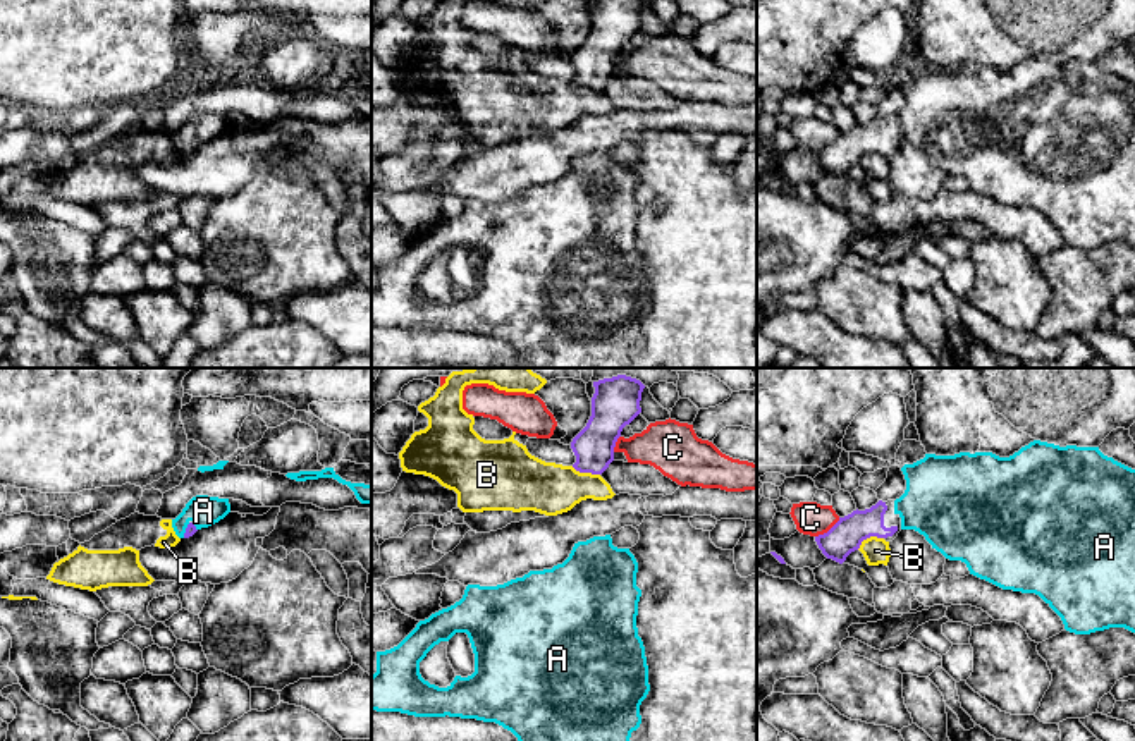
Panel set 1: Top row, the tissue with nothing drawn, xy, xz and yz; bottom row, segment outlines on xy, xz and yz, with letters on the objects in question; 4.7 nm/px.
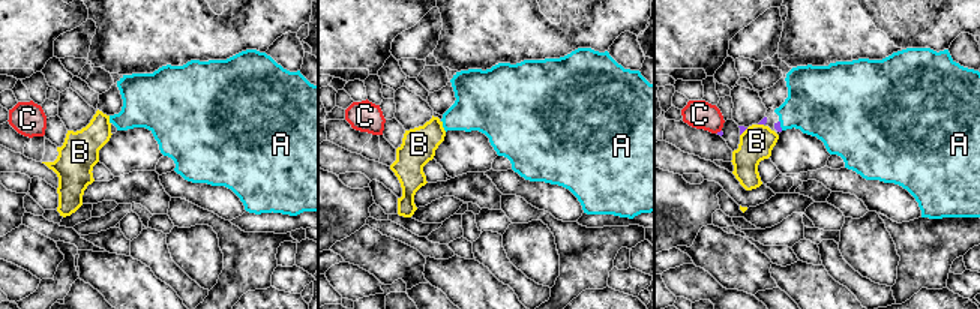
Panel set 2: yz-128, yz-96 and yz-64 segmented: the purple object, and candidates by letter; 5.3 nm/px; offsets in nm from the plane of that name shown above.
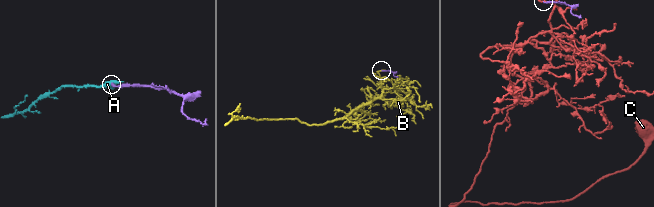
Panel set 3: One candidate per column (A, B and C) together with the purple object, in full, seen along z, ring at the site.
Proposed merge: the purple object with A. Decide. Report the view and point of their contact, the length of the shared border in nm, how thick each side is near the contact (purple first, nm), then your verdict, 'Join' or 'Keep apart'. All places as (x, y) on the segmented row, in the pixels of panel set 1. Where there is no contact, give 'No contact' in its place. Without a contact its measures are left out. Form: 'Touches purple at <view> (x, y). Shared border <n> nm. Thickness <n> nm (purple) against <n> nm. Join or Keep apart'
Touches purple at xy (186, 530). Shared border 80 nm. Thickness 50 nm (purple) against 150 nm. Join

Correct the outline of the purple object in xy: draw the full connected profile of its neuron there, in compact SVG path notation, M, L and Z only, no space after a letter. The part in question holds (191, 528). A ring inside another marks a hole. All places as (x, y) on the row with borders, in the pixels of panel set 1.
M196 495L182 512L172 519L172 528L179 538L189 538L198 530L208 528L230 512L229 499Z

